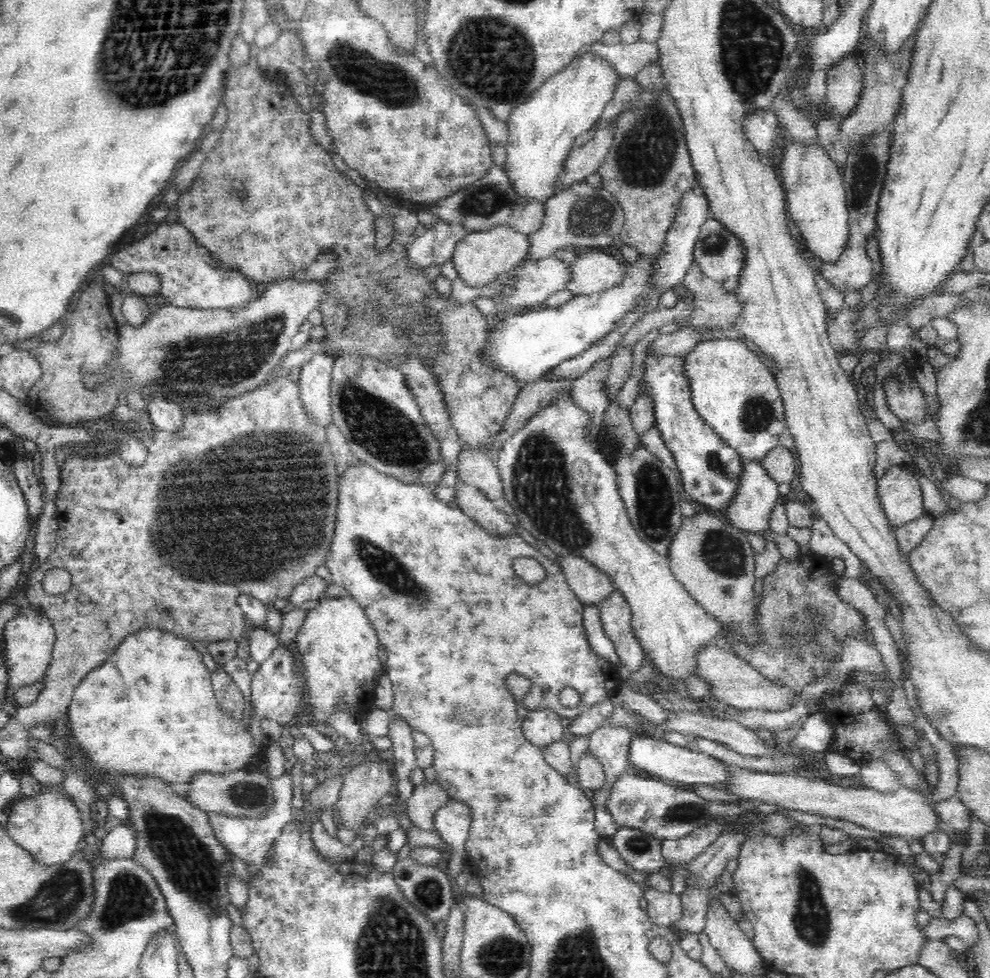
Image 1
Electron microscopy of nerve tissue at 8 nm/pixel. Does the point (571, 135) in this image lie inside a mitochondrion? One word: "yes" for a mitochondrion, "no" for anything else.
no

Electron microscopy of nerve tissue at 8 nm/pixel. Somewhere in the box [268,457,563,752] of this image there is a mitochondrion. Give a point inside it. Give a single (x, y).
(384, 567)

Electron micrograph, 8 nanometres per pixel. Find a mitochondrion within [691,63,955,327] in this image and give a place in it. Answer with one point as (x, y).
(864, 173)

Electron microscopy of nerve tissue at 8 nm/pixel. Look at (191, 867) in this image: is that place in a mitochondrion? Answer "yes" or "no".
yes

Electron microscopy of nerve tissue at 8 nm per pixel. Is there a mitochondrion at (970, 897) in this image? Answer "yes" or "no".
no

